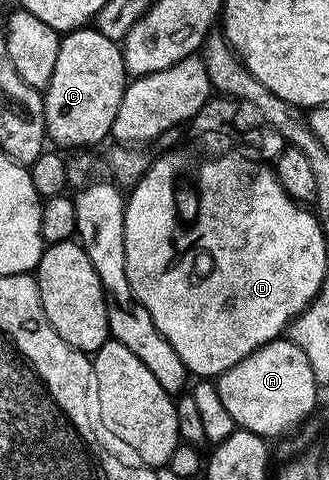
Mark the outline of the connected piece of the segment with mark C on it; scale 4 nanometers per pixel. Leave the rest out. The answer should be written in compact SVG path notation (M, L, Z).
M94 26L66 33L59 42L53 78L43 92L43 117L50 143L60 144L55 145L60 149L91 150L94 144L108 139L128 83L123 49L116 41L105 38Z

